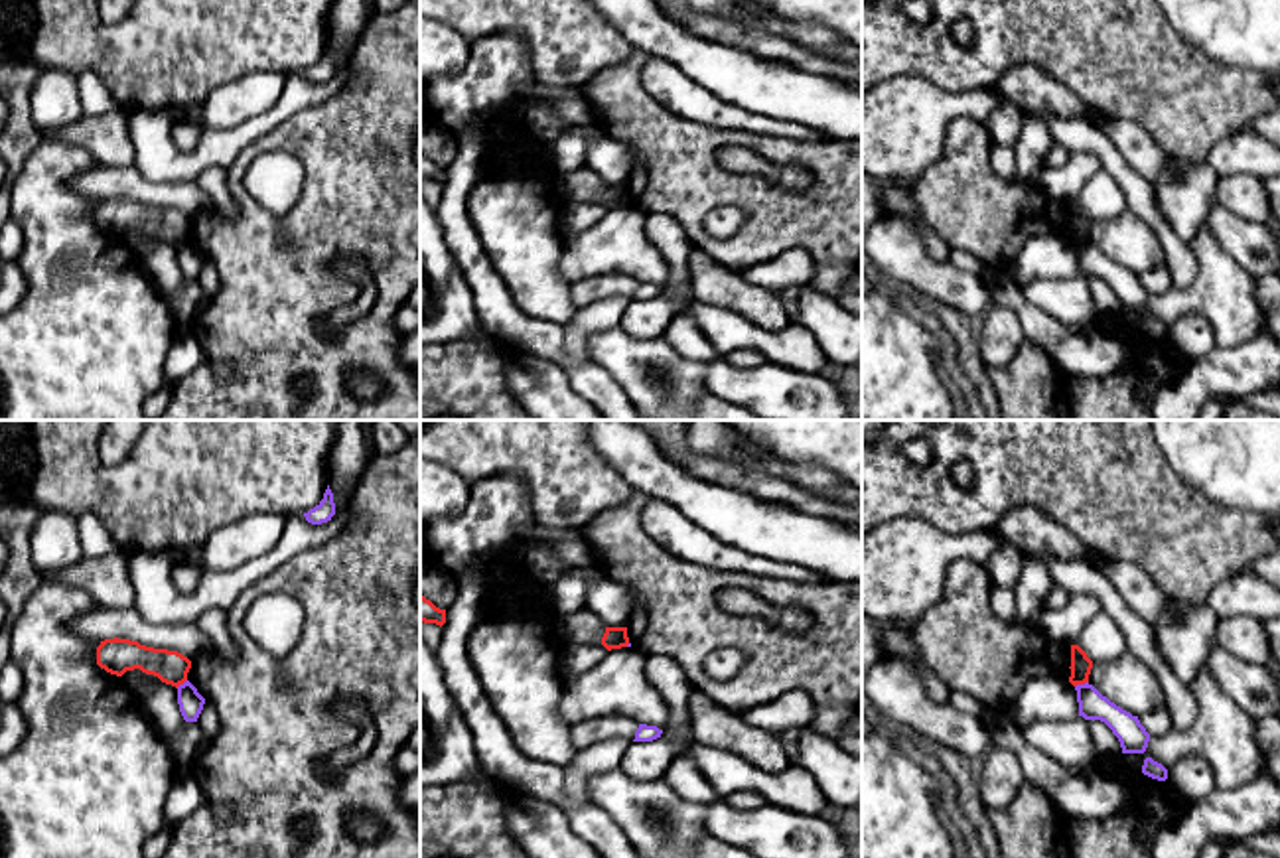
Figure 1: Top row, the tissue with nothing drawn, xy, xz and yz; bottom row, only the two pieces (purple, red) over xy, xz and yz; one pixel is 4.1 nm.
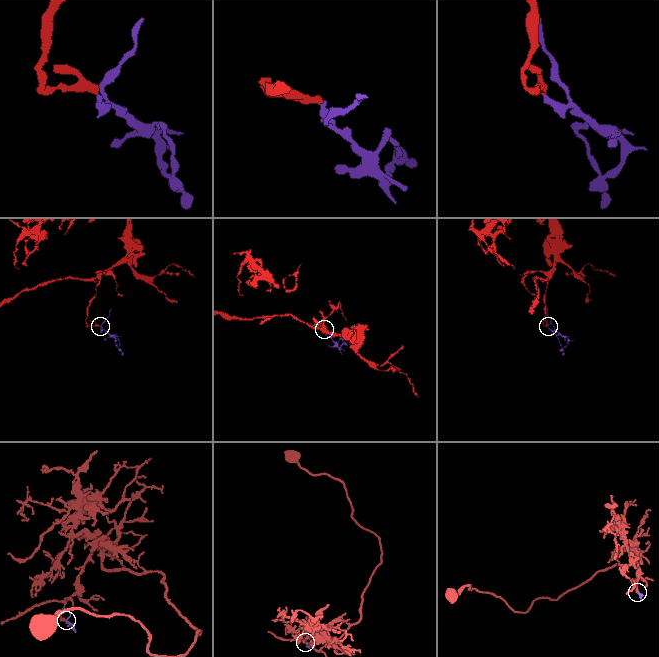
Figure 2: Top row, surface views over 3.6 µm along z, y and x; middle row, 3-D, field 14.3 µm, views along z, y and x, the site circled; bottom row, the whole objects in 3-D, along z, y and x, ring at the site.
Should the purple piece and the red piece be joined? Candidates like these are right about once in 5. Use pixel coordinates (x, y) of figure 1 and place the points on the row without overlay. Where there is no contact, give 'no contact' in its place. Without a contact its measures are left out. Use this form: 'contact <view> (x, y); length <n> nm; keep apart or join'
contact yz (1081, 243); length 60 nm; keep apart

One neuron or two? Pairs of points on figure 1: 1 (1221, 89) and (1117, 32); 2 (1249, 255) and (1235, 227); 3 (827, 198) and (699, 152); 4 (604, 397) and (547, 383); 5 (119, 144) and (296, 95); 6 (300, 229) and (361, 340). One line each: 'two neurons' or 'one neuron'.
1: one neuron
2: one neuron
3: one neuron
4: two neurons
5: two neurons
6: one neuron

